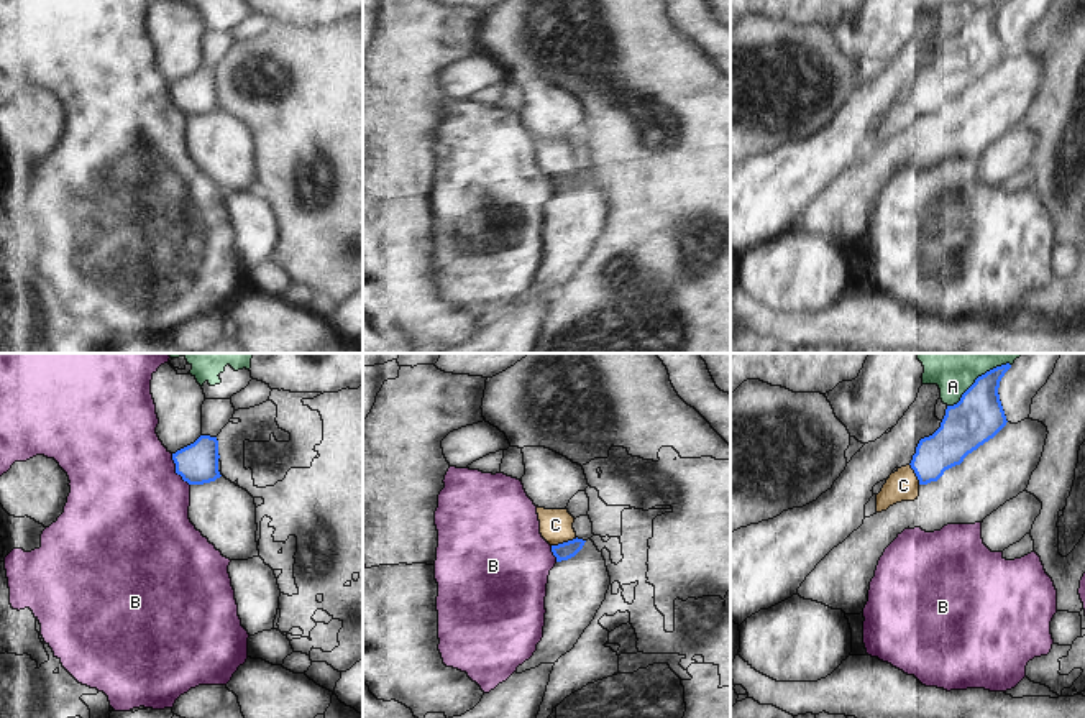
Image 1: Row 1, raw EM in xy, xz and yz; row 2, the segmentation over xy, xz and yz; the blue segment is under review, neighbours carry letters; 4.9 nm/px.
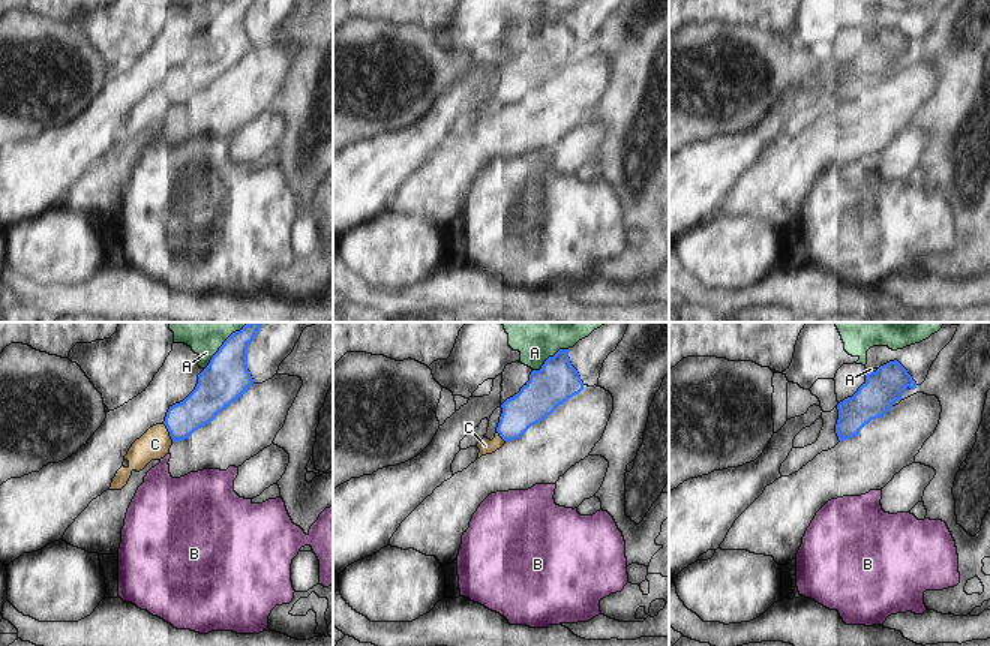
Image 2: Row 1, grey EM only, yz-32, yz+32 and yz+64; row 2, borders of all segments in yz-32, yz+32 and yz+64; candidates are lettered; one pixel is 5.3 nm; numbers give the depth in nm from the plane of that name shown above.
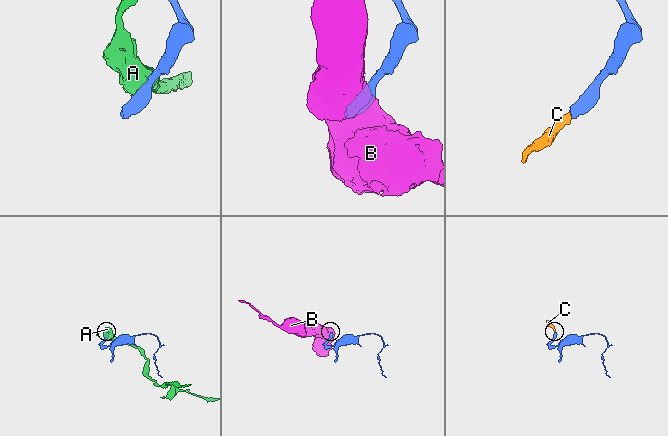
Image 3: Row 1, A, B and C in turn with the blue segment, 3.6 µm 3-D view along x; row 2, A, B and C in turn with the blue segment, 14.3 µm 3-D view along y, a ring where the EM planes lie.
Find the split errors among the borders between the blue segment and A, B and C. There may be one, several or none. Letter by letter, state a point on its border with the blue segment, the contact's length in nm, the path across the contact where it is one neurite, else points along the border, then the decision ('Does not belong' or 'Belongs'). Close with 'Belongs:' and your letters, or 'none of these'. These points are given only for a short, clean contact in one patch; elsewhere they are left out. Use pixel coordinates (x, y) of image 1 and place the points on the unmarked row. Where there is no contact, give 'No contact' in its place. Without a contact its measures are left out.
A: Touches blue at yz (970, 18). Shared border 300 nm. Does not belong
B: Touches blue at xy (176, 102). Shared border 180 nm. Does not belong
C: Touches blue at xz (563, 174). Shared border 130 nm. Path across: xz (565, 183), (563, 174), (555, 156). Belongs
Belongs: C

